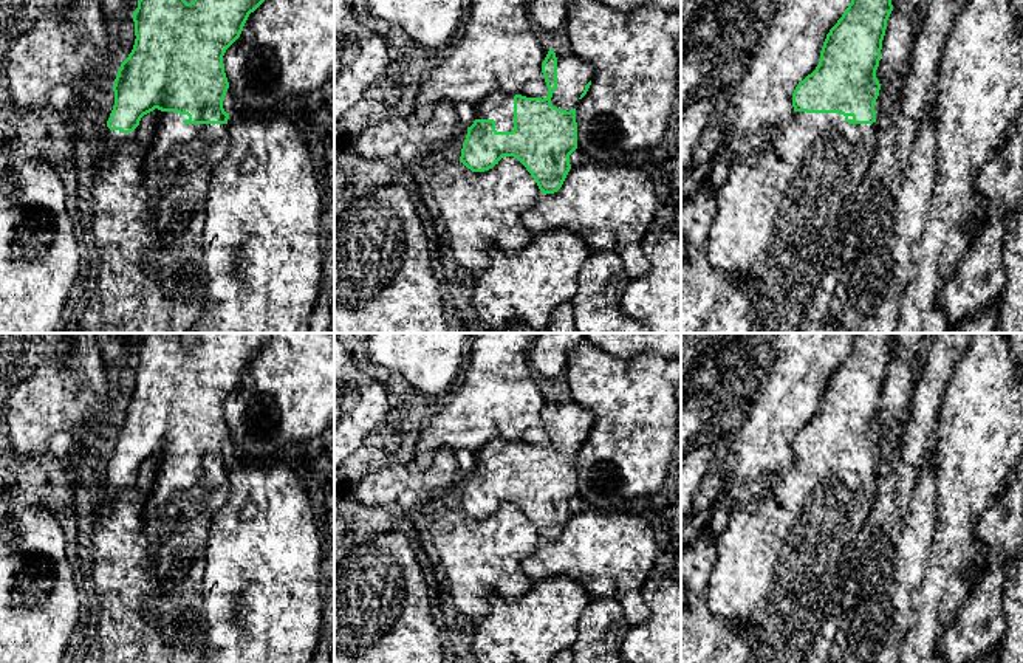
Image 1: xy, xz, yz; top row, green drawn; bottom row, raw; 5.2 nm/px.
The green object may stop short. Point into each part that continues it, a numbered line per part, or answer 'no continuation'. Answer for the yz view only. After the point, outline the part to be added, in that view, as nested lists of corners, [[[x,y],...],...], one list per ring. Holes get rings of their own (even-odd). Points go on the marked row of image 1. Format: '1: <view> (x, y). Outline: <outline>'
1: yz (779, 225). Outline: [[[794,112],[792,119],[769,132],[760,152],[757,164],[744,164],[732,160],[727,178],[717,194],[717,214],[706,243],[706,256],[713,270],[741,277],[748,282],[751,294],[751,333],[823,333],[823,327],[830,318],[836,318],[836,308],[842,305],[836,299],[836,290],[842,283],[842,262],[839,249],[848,243],[848,231],[854,225],[854,215],[860,212],[860,184],[871,173],[873,156],[878,149],[878,125],[873,124],[848,124],[839,113],[806,113]]]

